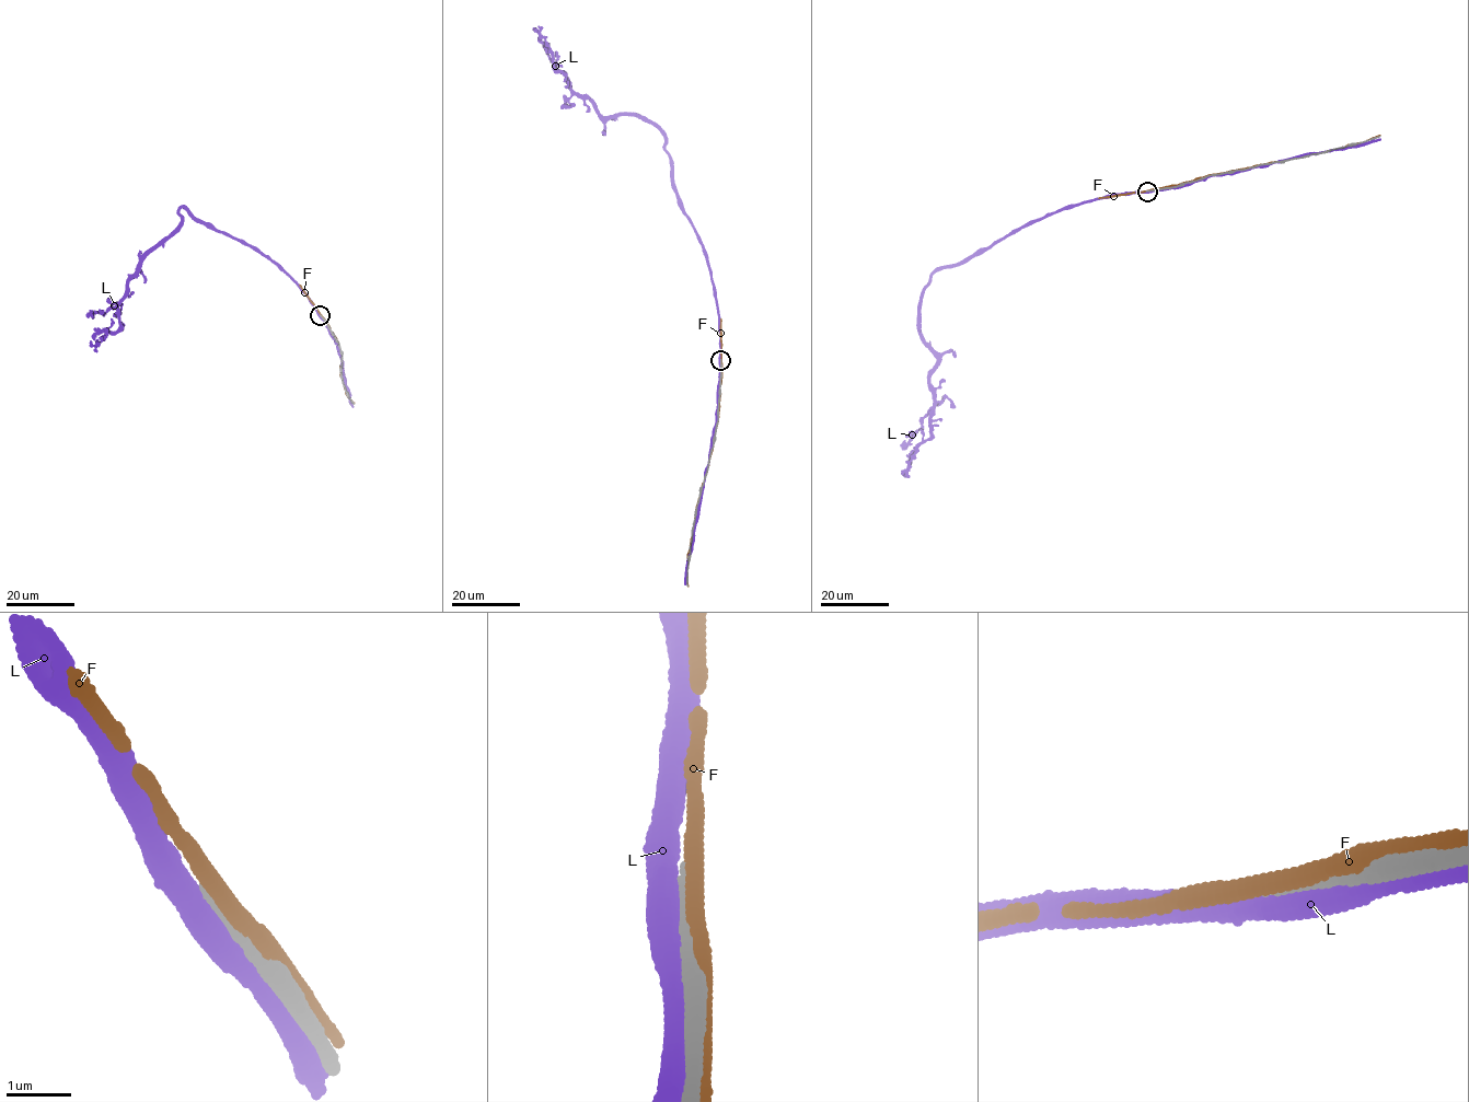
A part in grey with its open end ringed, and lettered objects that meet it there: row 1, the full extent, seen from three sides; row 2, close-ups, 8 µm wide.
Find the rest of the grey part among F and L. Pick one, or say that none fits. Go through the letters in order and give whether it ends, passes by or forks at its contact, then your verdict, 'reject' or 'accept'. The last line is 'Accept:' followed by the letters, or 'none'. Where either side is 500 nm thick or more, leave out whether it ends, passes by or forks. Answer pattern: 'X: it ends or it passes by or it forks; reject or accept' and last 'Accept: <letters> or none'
F: it passes by; reject
L: it passes by; reject
Accept: none

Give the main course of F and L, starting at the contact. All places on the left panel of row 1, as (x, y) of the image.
F: (322, 317), (338, 341), (343, 356), (340, 375), (346, 393), (355, 403)
L: (322, 317), (269, 256), (184, 206), (178, 230), (146, 254), (128, 281), (117, 305), (119, 327), (90, 340)

